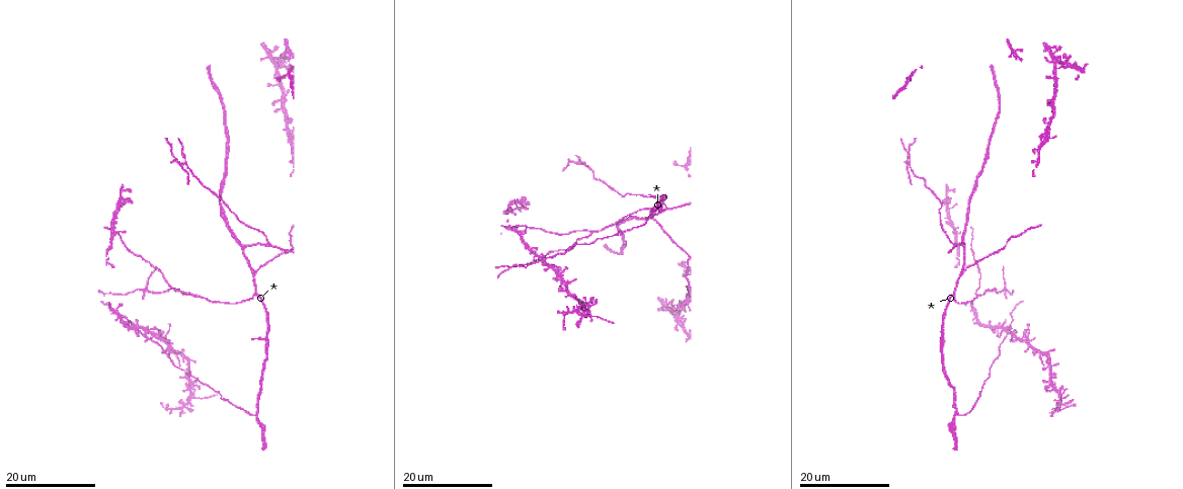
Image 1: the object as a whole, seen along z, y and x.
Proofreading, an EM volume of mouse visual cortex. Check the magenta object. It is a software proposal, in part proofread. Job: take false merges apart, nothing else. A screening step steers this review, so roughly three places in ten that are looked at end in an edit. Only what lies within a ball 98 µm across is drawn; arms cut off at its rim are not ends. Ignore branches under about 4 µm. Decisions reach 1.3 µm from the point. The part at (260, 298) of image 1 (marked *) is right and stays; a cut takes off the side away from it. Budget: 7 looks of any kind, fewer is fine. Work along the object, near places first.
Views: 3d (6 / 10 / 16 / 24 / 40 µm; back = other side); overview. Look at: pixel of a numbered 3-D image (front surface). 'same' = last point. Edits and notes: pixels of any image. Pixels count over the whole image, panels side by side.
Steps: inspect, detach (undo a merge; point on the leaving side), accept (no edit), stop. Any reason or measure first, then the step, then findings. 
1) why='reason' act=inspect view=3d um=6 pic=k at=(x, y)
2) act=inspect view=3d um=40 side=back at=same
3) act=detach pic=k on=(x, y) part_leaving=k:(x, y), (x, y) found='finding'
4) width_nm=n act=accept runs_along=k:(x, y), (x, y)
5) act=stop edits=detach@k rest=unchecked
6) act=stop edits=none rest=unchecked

why='three arms meet' act=inspect view=3d um=16 pic=1 at=(270, 243)

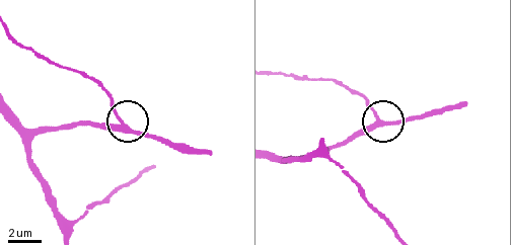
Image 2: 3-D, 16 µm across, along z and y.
why='closer look' act=inspect view=3d um=10 pic=2 at=(377, 117)

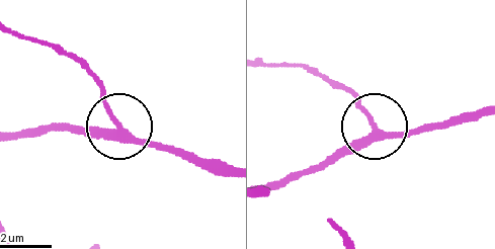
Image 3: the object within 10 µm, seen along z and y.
act=accept found='continuous, no second cell'

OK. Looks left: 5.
why='side arm on a straight run' act=inspect view=3d um=24 pic=1 at=(193, 293)

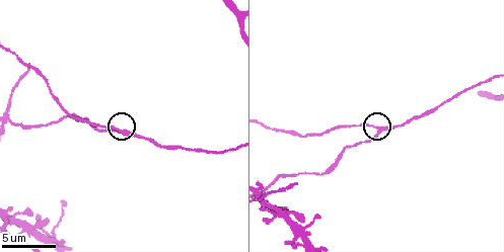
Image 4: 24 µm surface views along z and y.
act=inspect view=3d um=6 pic=4 at=(125, 132)

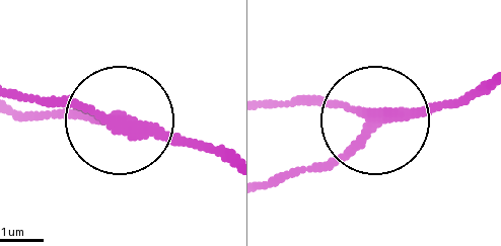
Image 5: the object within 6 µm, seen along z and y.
arms=3 act=accept found='continuous, no second cell'

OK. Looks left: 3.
act=inspect view=3d um=16 pic=1 at=(911, 161)

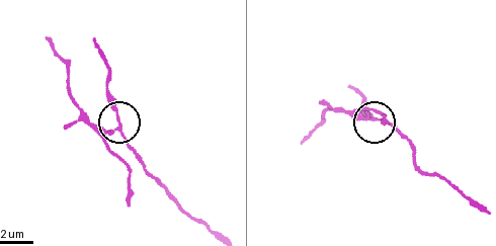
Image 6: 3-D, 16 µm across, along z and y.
why='closer look' act=inspect view=3d um=10 pic=6 at=(115, 128)

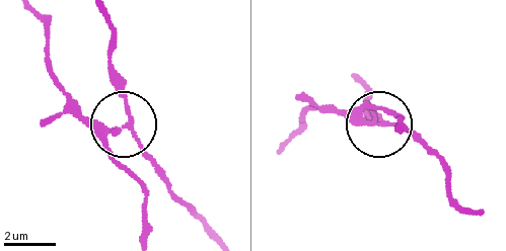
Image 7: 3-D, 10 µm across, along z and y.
side_arm_um=7 act=detach pic=7 on=(93, 126) part_leaving=7:(125, 124), (88, 117), (53, 72), (49, 32), (35, 13) found='two cells meet here'

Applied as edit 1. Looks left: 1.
act=stop edits=detach@7 rest=unchecked

